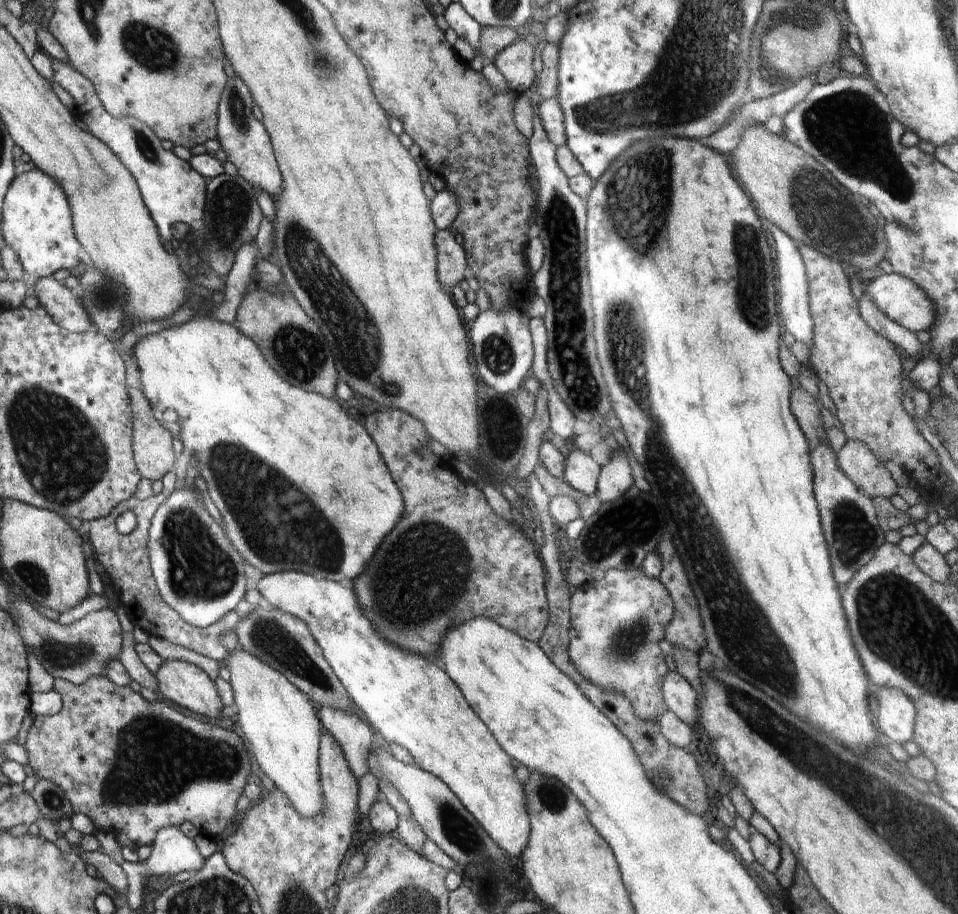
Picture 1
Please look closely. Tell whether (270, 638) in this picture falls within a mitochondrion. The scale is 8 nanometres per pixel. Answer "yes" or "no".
yes

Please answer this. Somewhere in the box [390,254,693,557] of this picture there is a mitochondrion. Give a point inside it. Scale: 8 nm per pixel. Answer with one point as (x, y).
(500, 426)

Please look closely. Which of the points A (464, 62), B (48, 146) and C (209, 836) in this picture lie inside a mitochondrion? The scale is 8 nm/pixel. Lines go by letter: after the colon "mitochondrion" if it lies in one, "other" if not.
A: other
B: other
C: other

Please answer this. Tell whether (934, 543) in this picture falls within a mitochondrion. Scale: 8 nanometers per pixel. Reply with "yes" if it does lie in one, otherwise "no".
no

